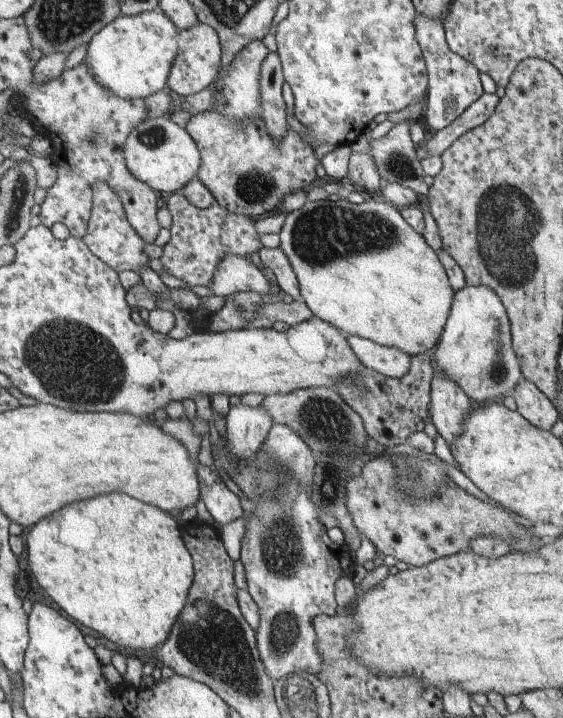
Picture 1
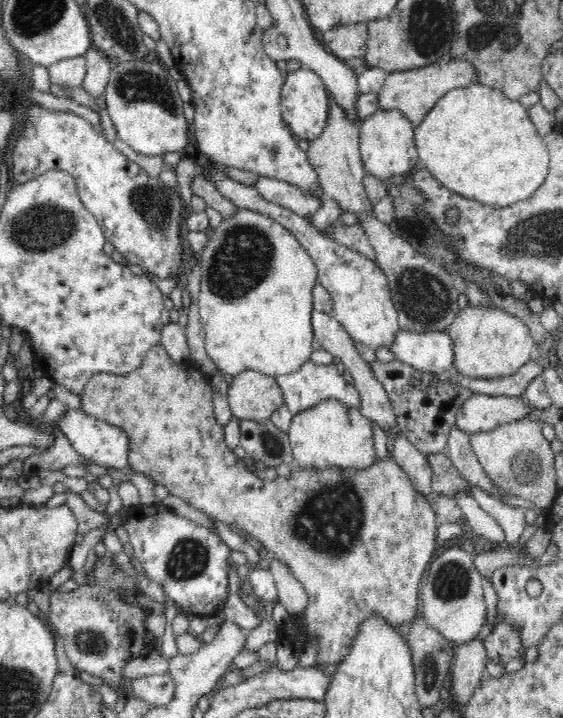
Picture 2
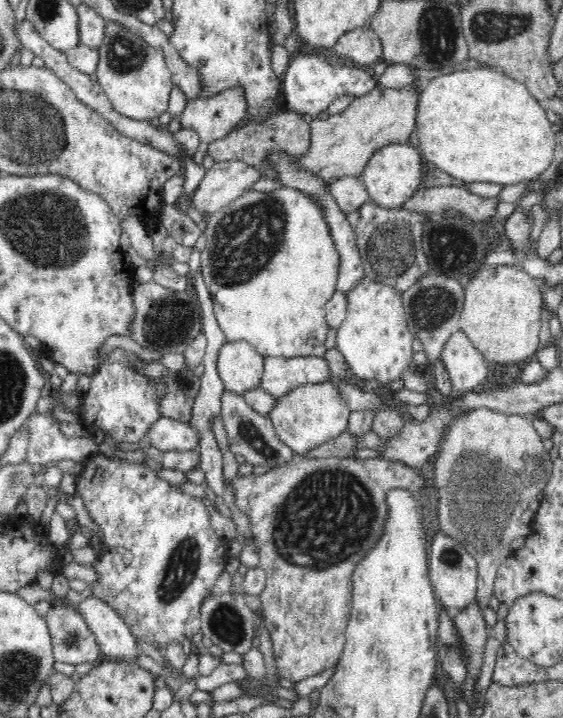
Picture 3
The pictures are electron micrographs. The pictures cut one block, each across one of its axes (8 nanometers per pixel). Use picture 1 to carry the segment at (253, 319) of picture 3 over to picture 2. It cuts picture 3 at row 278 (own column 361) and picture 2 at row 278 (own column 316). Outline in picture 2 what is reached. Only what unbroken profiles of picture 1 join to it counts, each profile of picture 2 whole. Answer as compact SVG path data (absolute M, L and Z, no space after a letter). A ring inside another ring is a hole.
M238 207L233 217L222 219L216 230L209 231L208 244L199 254L198 264L202 267L198 307L200 307L200 317L205 332L204 343L206 343L206 352L215 362L216 371L221 374L229 374L233 378L246 373L248 370L274 378L298 372L300 366L303 366L310 358L310 354L312 354L312 339L314 337L312 328L314 312L312 288L317 284L317 269L313 262L310 261L308 252L299 244L297 239L288 230L285 230L284 226L268 215Z

